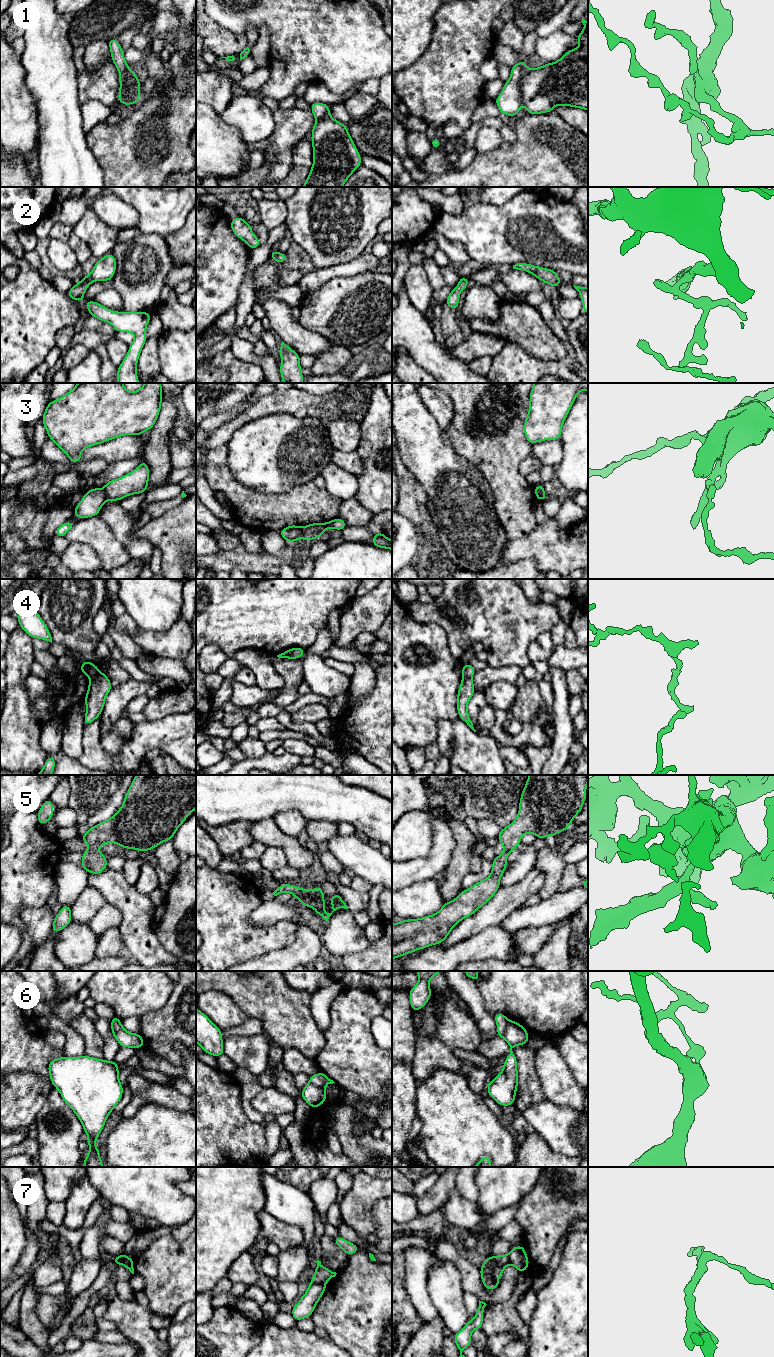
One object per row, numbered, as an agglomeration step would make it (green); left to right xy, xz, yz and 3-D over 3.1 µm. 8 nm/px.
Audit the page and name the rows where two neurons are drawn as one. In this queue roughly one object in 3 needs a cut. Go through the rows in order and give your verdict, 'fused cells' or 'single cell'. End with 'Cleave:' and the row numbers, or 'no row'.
1: fused cells
2: single cell
3: fused cells
4: fused cells
5: single cell
6: fused cells
7: fused cells
Cleave: 1, 3, 4, 6, 7

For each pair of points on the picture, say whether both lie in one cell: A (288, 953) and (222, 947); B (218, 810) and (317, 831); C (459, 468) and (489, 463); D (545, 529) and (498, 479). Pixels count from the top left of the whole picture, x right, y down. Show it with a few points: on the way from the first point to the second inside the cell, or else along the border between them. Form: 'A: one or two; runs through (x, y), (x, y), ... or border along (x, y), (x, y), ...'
A: two; border along (286, 946), (250, 960)
B: two; border along (308, 820), (332, 821)
C: two; border along (455, 452), (465, 458), (482, 475), (488, 485)
D: two; border along (537, 523), (526, 536), (519, 538)

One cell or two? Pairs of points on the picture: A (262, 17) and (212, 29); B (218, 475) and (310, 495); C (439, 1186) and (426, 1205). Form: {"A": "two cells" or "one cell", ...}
{"A": "two cells", "B": "one cell", "C": "one cell"}

